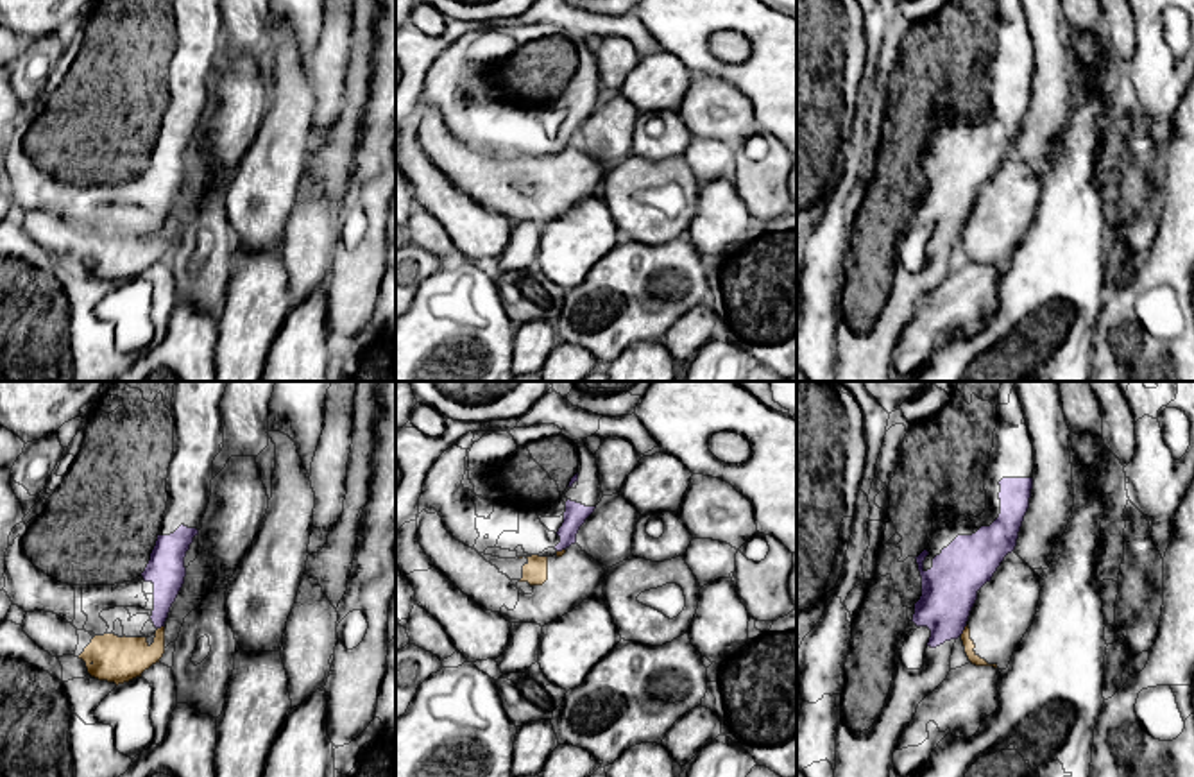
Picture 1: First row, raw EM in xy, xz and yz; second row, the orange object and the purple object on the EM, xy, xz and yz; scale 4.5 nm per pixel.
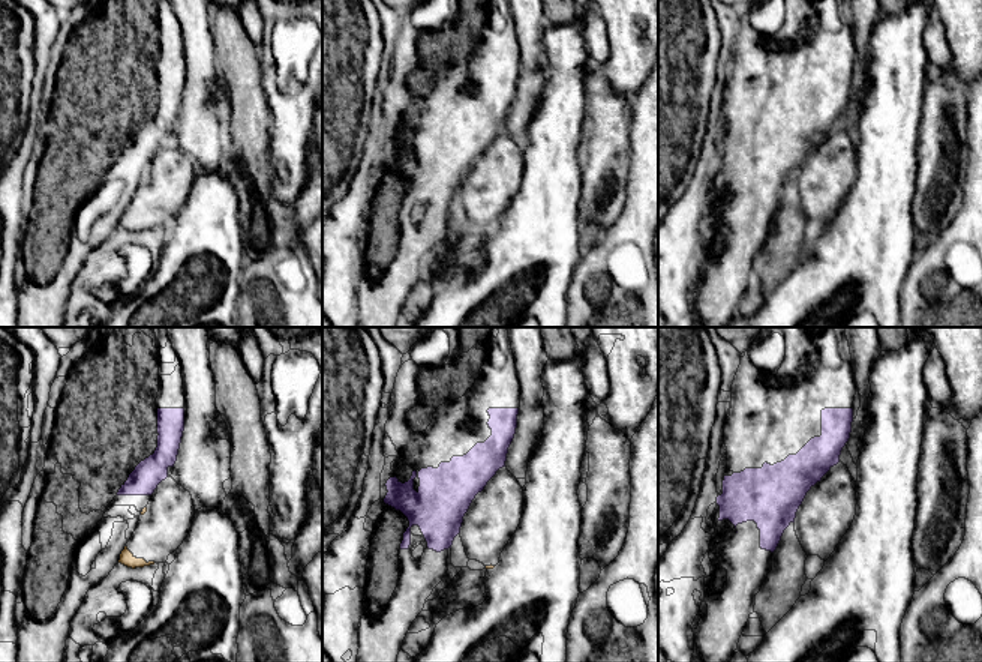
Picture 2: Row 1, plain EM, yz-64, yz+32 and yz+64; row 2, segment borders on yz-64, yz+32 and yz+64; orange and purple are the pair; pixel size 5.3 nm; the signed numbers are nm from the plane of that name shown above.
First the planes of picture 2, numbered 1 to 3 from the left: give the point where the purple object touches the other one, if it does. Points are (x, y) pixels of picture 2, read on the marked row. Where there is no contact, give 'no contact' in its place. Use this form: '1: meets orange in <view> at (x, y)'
1: no contact
2: no contact
3: no contact

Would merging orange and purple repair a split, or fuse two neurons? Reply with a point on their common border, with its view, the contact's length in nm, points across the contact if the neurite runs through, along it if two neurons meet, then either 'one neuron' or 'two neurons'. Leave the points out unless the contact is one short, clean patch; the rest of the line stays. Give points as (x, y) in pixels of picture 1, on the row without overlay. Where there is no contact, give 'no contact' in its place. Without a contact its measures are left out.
contact yz (963, 230); length 60 nm; two neurons

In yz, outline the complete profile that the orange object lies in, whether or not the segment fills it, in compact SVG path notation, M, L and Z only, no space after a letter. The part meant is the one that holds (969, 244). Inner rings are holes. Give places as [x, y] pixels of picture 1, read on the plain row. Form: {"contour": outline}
{"contour": "M1015 150L1008 152L992 179L981 186L961 233L972 263L1008 267L1033 224L1040 190L1040 175Z"}

